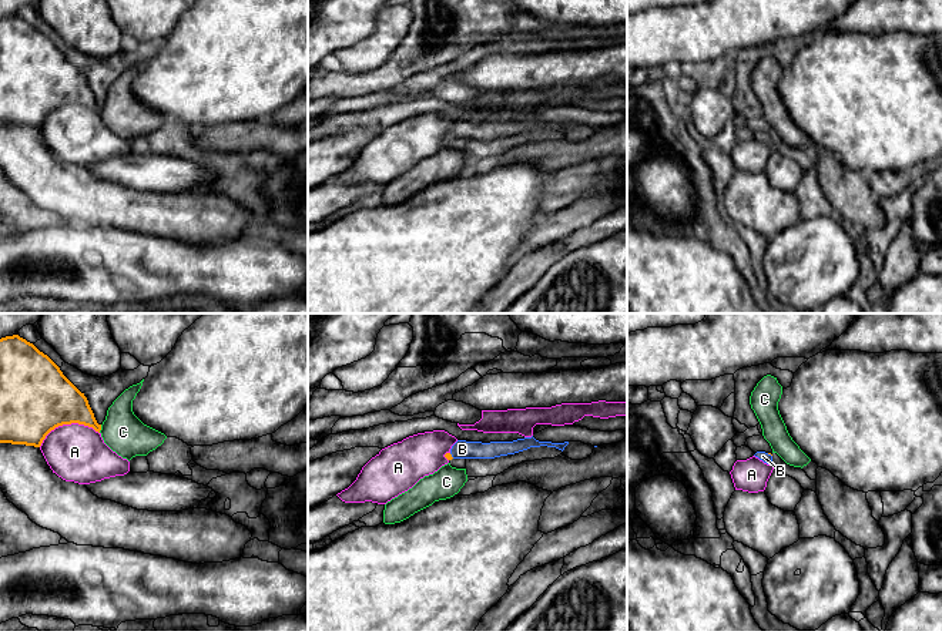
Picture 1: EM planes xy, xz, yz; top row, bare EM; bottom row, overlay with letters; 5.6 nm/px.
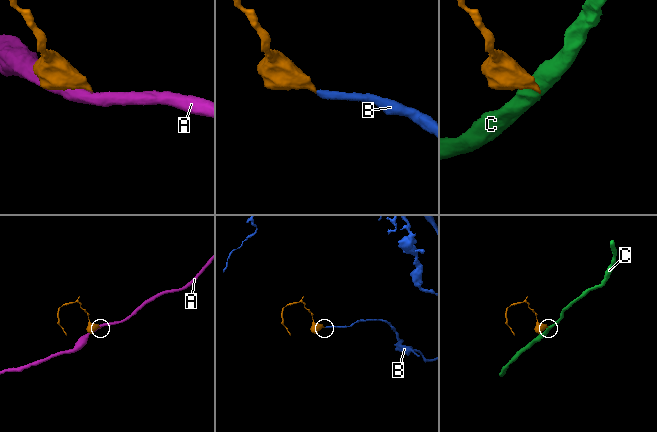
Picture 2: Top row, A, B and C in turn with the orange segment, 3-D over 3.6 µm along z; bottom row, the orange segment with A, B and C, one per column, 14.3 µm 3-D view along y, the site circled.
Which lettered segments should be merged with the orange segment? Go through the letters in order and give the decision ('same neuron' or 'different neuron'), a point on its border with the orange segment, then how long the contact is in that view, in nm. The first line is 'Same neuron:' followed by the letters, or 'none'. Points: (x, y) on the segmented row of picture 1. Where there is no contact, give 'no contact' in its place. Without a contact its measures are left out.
Same neuron: B
A: different neuron | xy (67, 423) | 360 nm
B: same neuron | xz (451, 456) | 40 nm
C: different neuron | xy (100, 429) | 50 nm

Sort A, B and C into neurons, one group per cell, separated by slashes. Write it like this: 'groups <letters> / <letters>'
groups A / B / C

